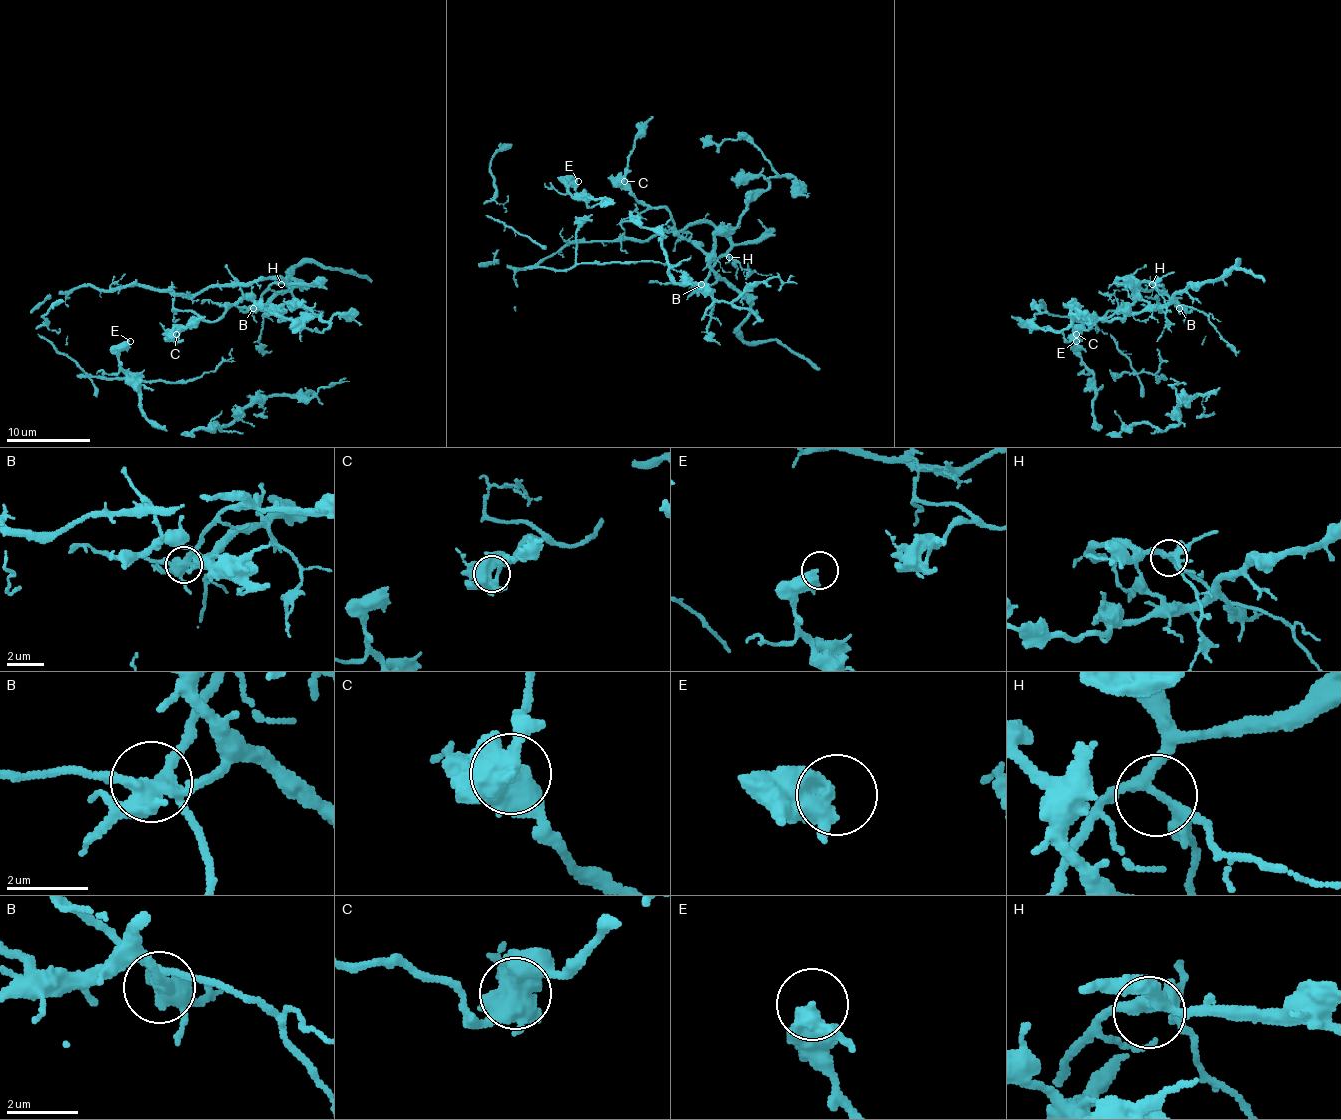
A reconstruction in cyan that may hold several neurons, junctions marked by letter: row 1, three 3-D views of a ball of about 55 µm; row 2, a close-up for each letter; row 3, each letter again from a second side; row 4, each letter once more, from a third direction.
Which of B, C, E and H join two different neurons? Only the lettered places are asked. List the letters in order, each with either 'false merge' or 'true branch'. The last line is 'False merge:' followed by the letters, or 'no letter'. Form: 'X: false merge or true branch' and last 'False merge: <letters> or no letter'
B: false merge
C: true branch
E: true branch
H: true branch
False merge: B

